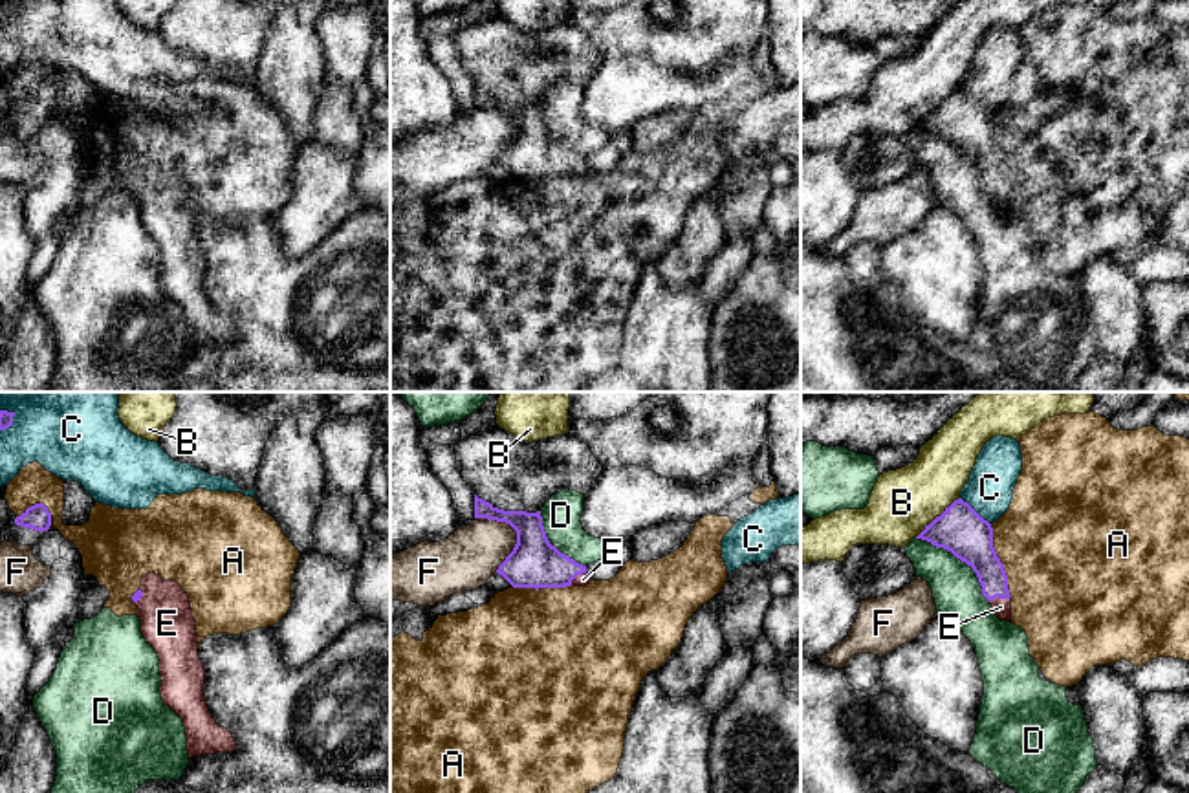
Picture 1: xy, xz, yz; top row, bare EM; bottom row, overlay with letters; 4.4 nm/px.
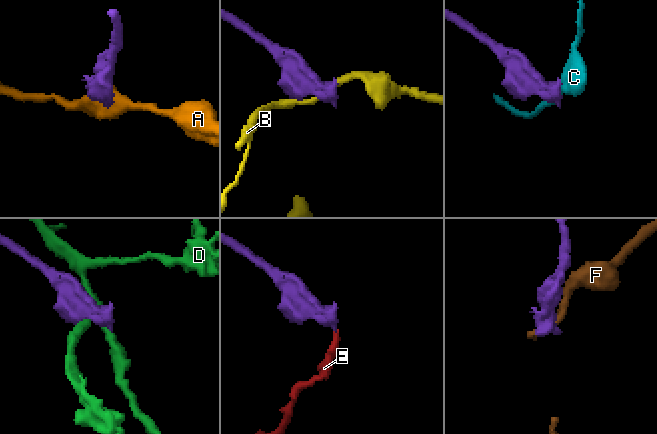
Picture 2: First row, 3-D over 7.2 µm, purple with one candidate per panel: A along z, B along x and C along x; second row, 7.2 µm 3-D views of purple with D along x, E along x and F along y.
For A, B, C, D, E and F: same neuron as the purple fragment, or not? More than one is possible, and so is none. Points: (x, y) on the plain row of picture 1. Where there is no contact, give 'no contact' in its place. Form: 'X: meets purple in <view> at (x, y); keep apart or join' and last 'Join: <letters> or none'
A: meets purple in yz at (995, 145); keep apart
B: meets purple in yz at (937, 107); keep apart
C: meets purple in yz at (973, 99); keep apart
D: meets purple in yz at (960, 149); keep apart
E: meets purple in yz at (999, 185); join
F: meets purple in xz at (517, 123); keep apart
Join: E

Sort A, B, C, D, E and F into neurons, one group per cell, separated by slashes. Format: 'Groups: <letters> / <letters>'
Groups: A / B / C / D / E / F

